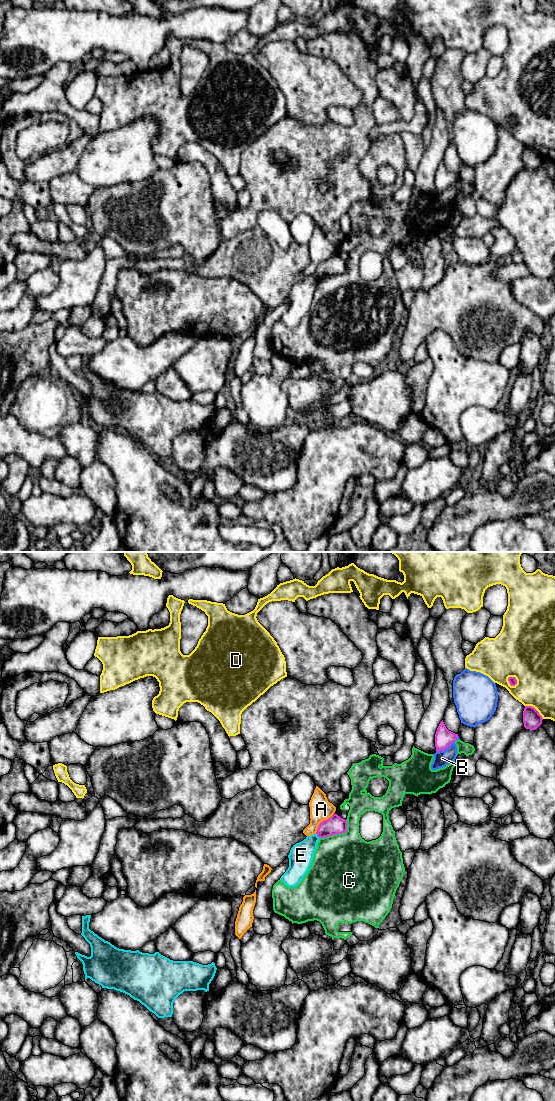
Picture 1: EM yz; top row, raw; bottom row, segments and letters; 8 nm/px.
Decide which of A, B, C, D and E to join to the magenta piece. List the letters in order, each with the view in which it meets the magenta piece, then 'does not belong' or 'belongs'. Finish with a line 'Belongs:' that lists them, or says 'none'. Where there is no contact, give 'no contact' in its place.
A: contact in yz; does not belong
B: contact in yz; does not belong
C: contact in yz; does not belong
D: contact in yz; does not belong
E: contact in yz; does not belong
Belongs: none

